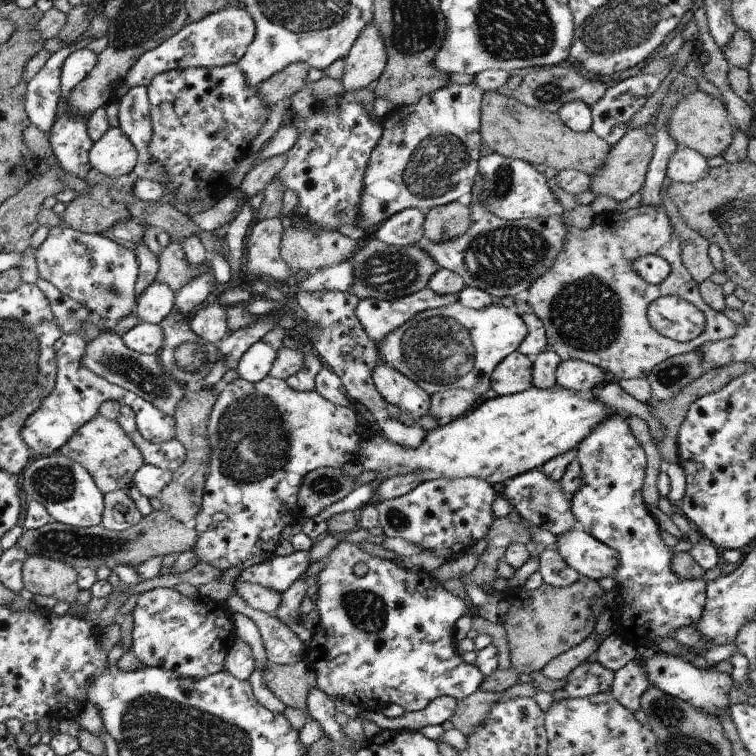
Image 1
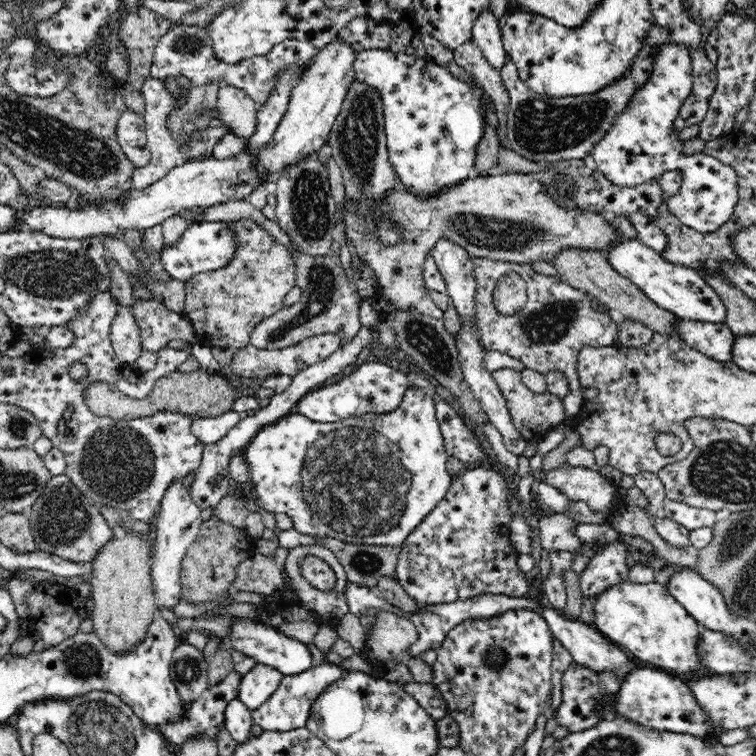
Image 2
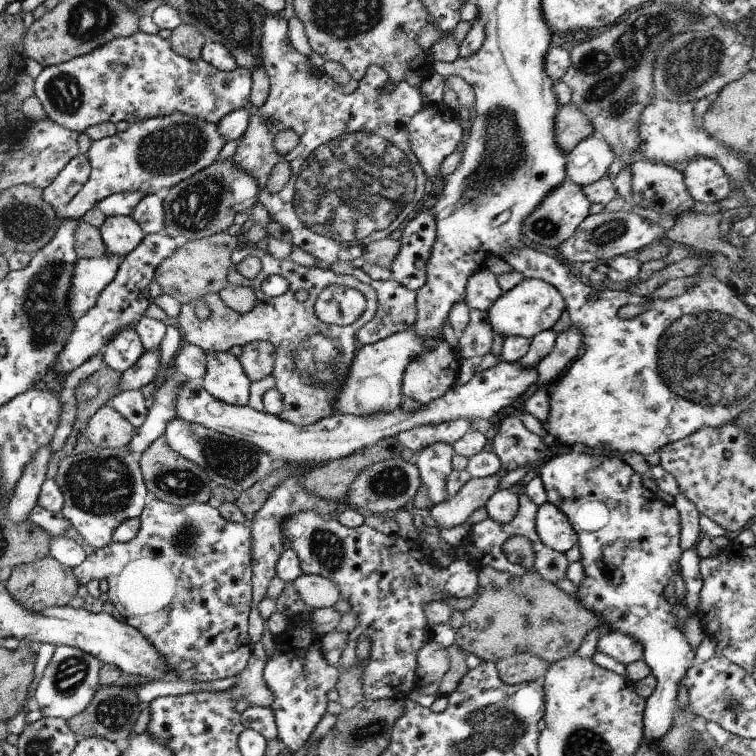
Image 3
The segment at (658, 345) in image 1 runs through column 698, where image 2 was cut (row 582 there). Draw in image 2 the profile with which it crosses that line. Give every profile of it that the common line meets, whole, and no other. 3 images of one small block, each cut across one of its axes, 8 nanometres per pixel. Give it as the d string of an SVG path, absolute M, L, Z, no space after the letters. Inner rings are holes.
M308 544L308 546L298 546L290 549L288 556L286 556L283 573L286 573L283 586L280 586L274 593L263 596L263 607L259 609L260 611L280 614L284 621L302 622L302 620L313 620L317 624L329 626L330 628L336 628L340 618L348 614L349 608L346 604L345 586L349 580L344 567L329 548L324 547L322 544L312 544L312 546ZM305 556L318 556L320 560L330 566L337 580L334 588L329 591L322 591L307 584L306 579L300 573L300 561Z

